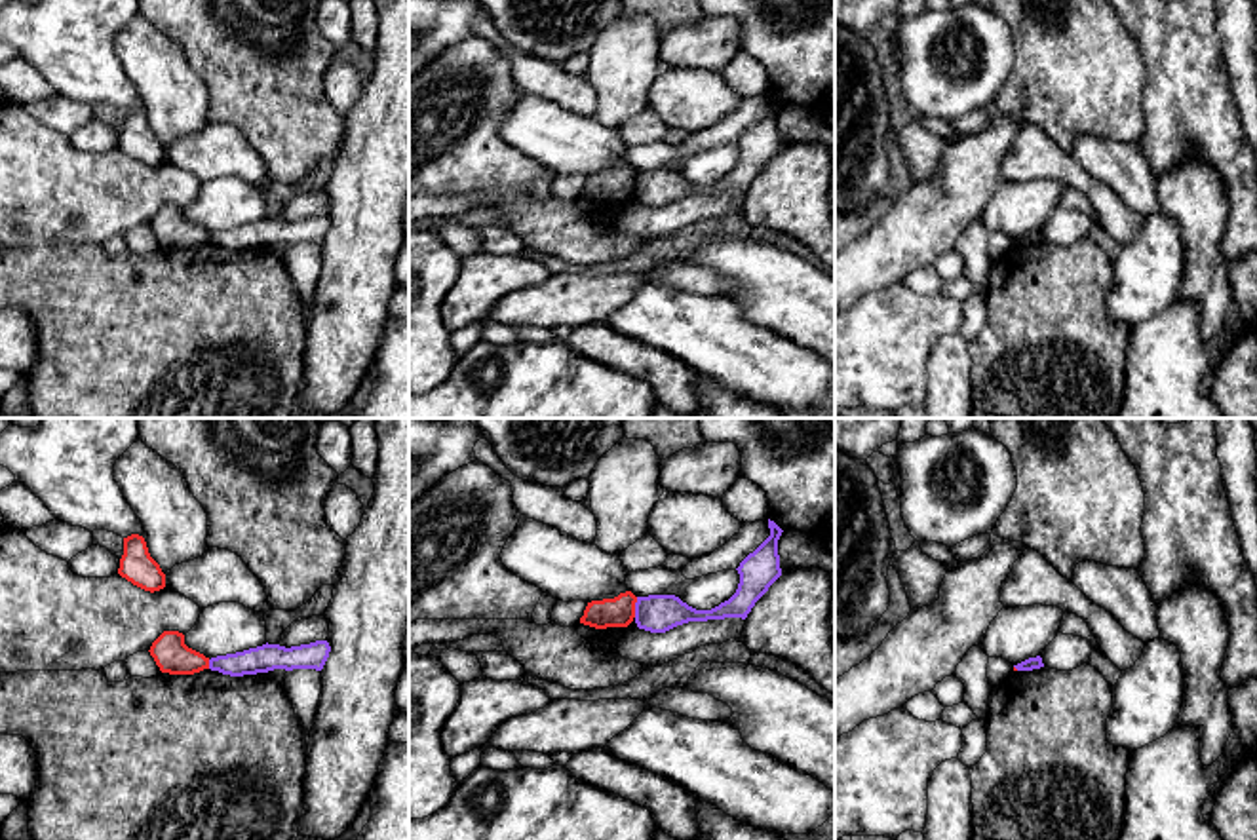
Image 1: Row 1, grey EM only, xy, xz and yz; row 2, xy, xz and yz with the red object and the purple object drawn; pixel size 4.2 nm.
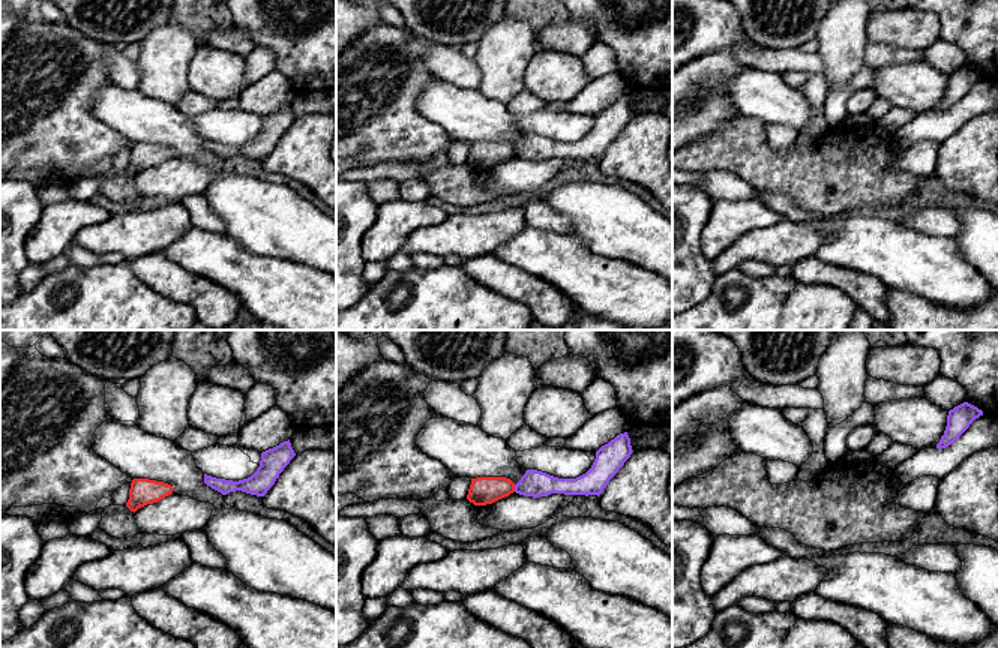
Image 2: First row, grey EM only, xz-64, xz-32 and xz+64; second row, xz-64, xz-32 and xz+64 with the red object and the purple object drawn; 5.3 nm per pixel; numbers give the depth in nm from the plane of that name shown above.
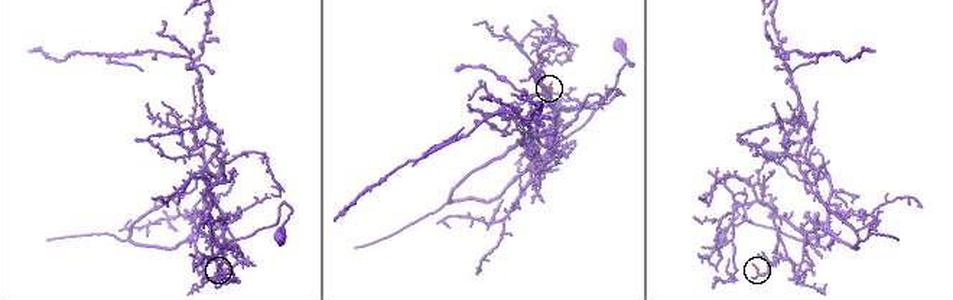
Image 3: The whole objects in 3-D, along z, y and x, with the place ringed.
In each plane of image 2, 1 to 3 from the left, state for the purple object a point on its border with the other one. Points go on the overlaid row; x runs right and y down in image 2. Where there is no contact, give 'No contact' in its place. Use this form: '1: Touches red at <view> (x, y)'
1: No contact
2: Touches red at xz-32 (514, 488)
3: No contact

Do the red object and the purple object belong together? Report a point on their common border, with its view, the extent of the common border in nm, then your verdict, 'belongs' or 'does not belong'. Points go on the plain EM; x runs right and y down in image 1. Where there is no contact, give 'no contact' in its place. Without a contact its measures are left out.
xz (634, 181) | 90 nm | does not belong

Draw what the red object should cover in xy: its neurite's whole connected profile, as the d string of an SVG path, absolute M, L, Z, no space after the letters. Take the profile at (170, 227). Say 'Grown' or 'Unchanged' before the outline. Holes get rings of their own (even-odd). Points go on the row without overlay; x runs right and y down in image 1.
Unchanged. M164 205L150 220L150 230L162 247L194 249L209 243L209 232L188 222L184 209L179 205Z

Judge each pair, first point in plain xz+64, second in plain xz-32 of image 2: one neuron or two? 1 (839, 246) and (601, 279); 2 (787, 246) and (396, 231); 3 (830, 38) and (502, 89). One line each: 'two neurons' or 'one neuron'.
1: one neuron
2: two neurons
3: one neuron

